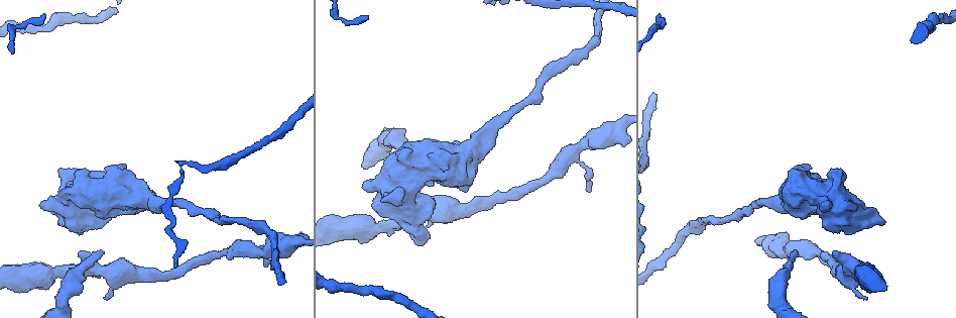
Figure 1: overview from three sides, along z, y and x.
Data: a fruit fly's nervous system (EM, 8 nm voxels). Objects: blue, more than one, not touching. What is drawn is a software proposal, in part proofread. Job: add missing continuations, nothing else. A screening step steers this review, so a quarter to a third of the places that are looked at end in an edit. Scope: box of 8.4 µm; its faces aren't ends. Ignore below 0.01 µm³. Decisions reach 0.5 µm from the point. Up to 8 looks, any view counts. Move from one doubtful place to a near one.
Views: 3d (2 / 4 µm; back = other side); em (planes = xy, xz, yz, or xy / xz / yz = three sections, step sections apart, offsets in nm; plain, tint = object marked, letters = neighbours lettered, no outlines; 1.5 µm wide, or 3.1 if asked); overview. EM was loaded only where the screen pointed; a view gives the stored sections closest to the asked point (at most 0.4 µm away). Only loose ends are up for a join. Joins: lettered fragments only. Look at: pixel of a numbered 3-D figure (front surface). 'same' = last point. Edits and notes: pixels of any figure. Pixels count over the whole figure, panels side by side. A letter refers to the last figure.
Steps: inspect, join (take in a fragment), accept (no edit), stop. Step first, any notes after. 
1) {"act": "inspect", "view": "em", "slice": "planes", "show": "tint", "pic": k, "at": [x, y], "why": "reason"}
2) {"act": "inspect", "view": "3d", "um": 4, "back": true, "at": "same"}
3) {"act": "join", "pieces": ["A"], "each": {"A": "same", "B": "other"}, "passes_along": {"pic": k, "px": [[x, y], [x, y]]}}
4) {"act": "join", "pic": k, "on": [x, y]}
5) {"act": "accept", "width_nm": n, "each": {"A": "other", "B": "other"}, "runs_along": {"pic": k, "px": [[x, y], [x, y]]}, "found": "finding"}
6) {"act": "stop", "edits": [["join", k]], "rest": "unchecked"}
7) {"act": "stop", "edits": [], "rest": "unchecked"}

{"act": "inspect", "view": "em", "slice": "planes", "show": "letters", "pic": 1, "at": [589, 190], "why": "thin end"}

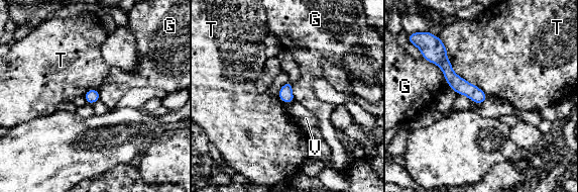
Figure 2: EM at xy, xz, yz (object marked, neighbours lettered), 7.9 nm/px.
{"act": "accept", "width_nm": 110, "each": {"G": "other", "T": "other", "V": "other"}, "border": {"pic": 2, "px": [[451, 63], [458, 75], [488, 96]]}, "found": "no lettered fragment goes on from it"}

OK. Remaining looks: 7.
{"act": "inspect", "view": "3d", "um": 2, "pic": 1, "at": [793, 253], "why": "long arm stops here"}

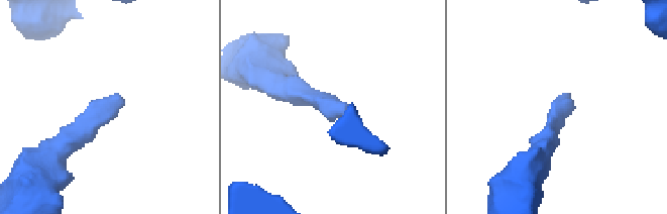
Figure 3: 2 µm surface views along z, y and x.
{"act": "inspect", "view": "em", "slice": "planes", "show": "letters", "pic": 3, "at": [560, 100]}

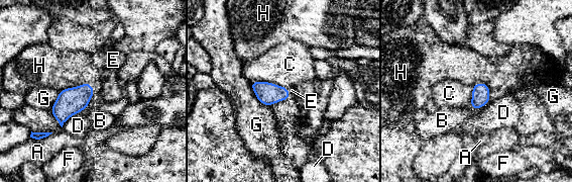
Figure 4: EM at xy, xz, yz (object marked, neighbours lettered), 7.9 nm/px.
{"act": "join", "pieces": ["E"], "each": {"A": "other", "B": "other", "C": "other", "D": "other", "E": "same", "F": "other", "G": "other", "H": "other"}, "found": "the cell continues"}

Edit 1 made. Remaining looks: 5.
{"act": "inspect", "view": "overview", "why": "see it whole again"}

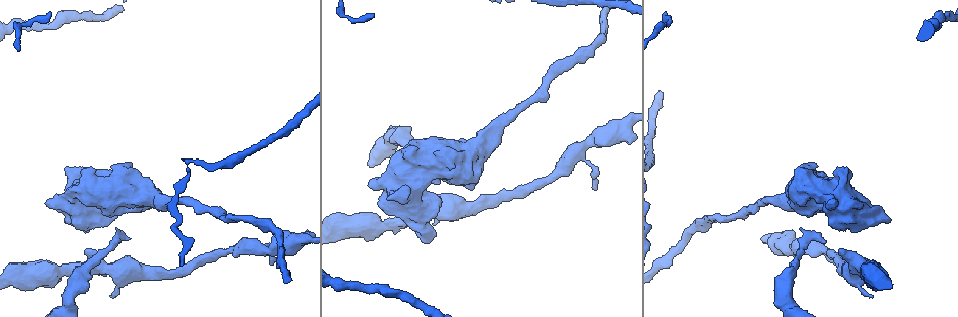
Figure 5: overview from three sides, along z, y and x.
{"act": "inspect", "view": "em", "slice": "planes", "show": "plain", "pic": 5, "at": [389, 200], "why": "branch stops here"}

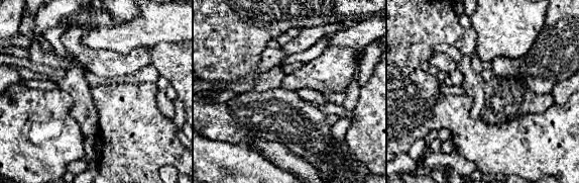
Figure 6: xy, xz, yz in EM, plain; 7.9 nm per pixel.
{"act": "inspect", "view": "em", "slice": "planes", "show": "letters", "at": "same"}

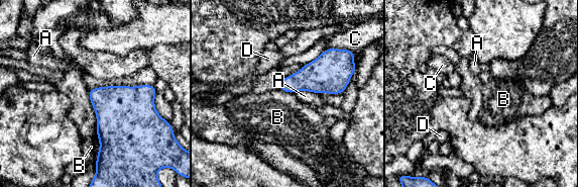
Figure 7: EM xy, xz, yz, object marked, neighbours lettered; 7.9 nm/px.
{"act": "accept", "each": {"A": "other", "B": "other", "C": "other", "D": "other"}, "found": "no lettered fragment goes on from it"}

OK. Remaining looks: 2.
{"act": "stop", "edits": [["join", 4]], "rest": "unchecked"}

